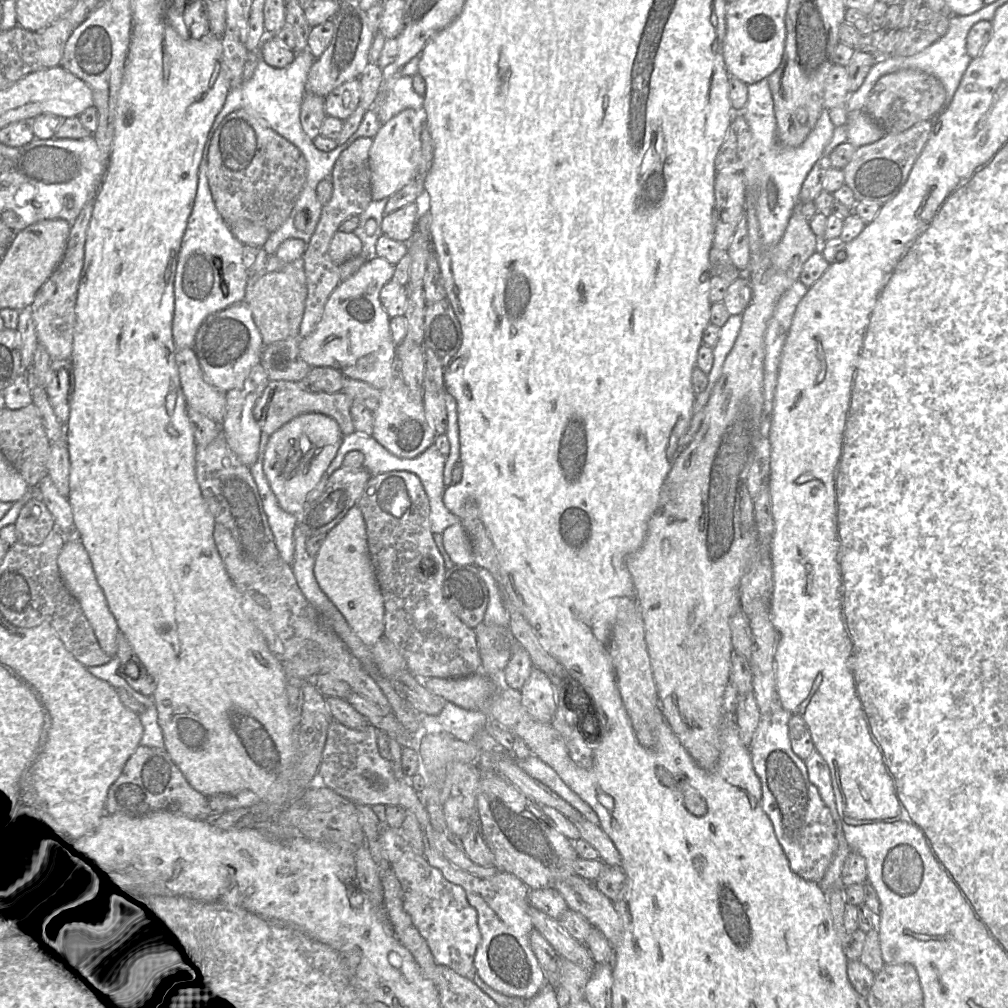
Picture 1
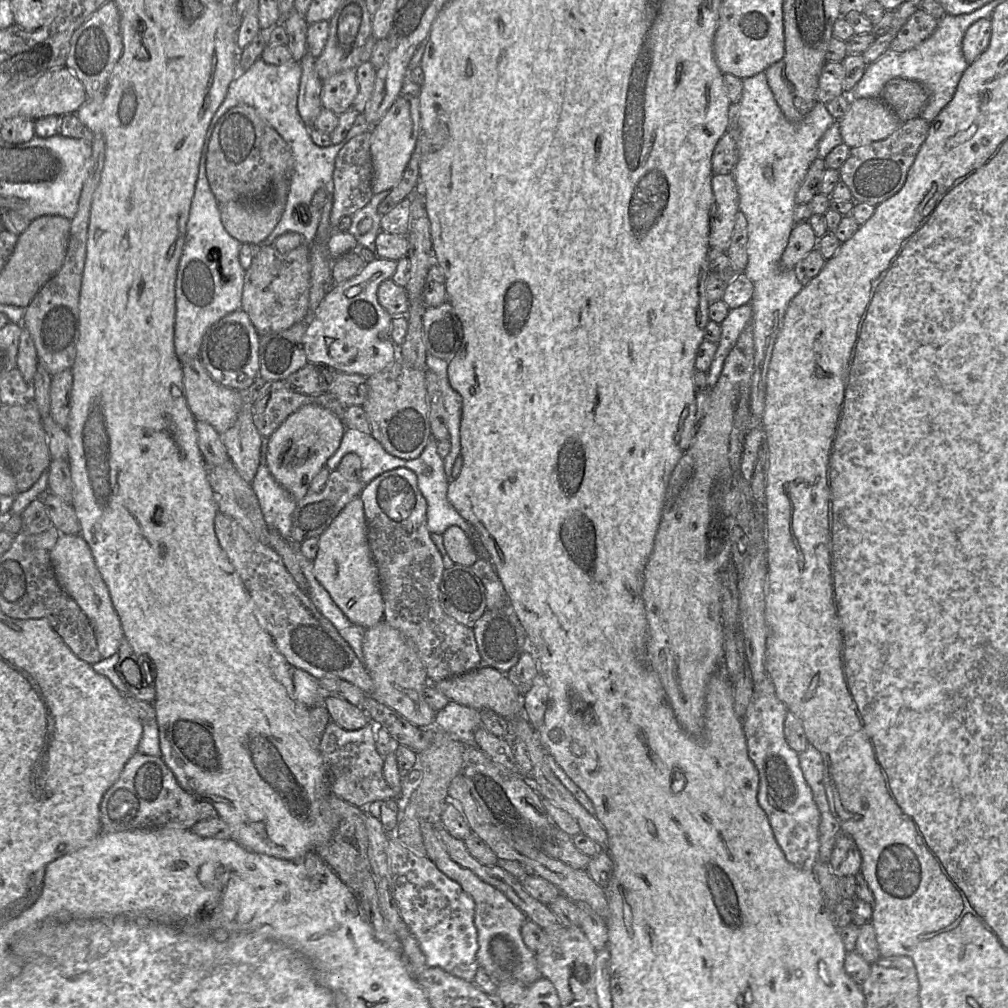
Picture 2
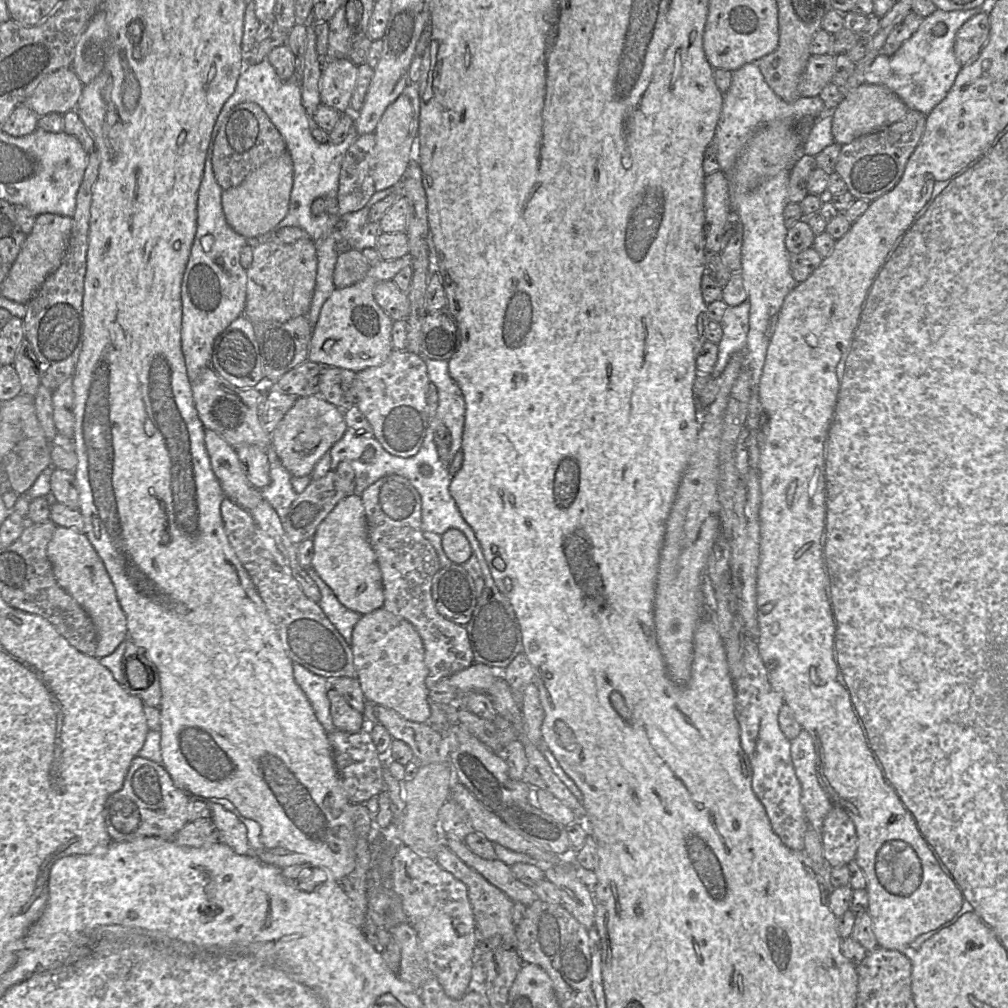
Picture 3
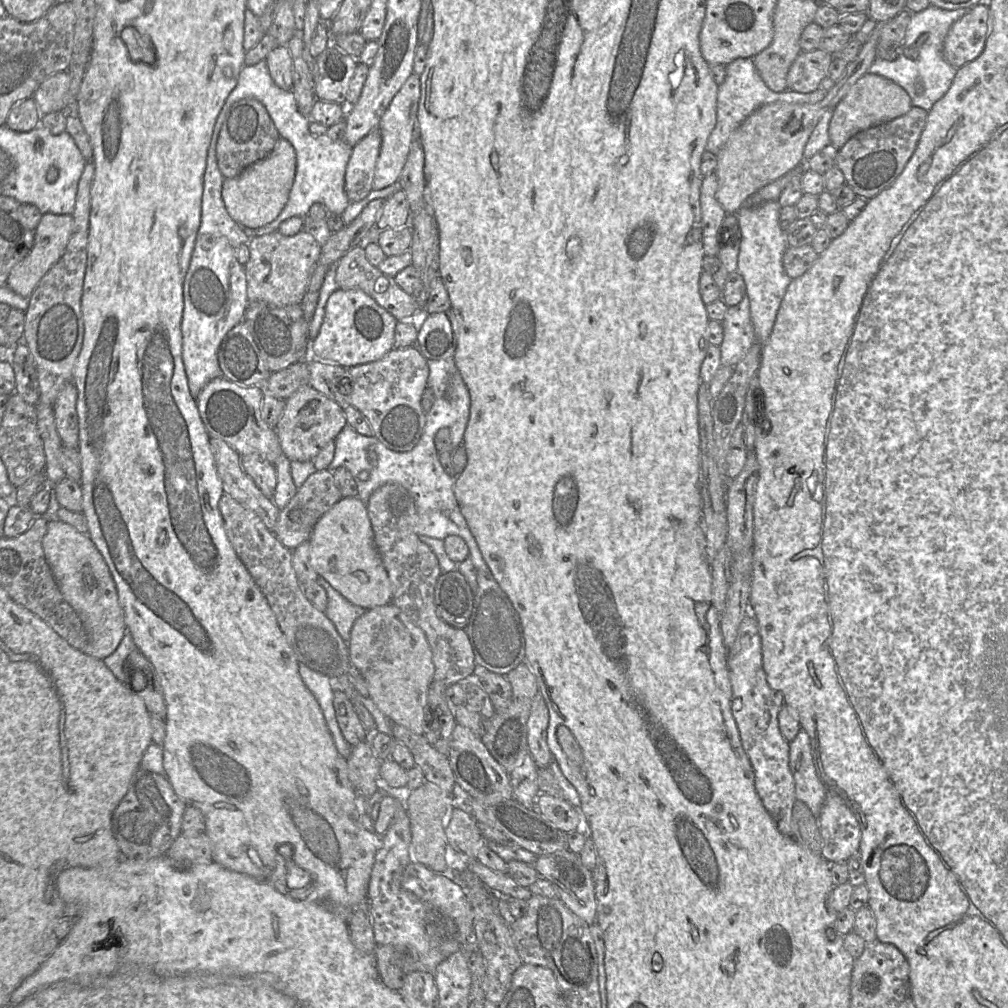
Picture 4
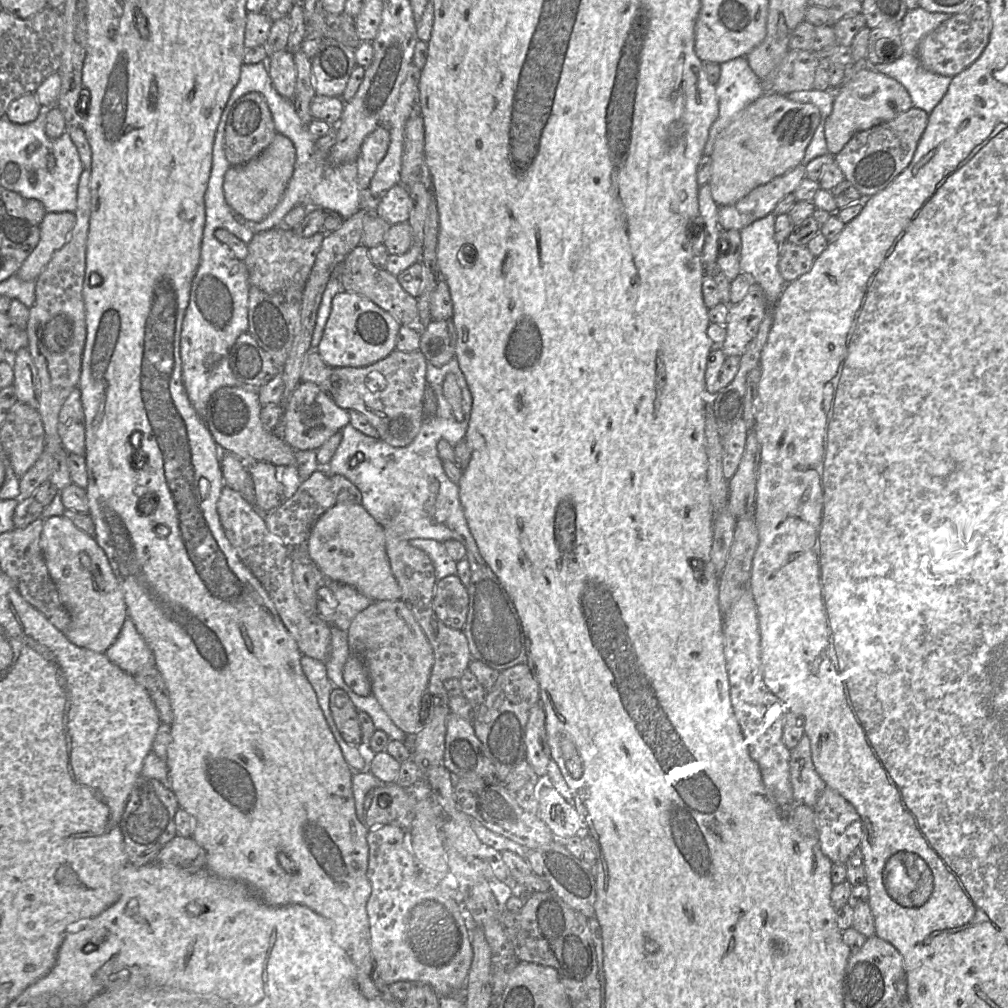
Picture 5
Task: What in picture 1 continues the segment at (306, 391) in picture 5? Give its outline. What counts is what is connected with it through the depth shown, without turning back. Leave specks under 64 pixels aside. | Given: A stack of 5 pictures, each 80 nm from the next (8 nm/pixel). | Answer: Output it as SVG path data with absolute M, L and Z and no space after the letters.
M321 413L301 414L269 436L263 471L284 511L295 515L302 510L307 494L325 474L343 437L336 420Z

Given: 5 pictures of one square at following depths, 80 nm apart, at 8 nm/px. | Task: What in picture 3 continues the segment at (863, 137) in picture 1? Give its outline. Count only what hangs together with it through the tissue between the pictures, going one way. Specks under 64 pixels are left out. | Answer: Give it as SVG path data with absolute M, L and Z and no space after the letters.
M863 83L846 91L844 99L832 111L832 135L834 142L843 146L856 138L878 132L903 120L909 108L890 89L881 85Z

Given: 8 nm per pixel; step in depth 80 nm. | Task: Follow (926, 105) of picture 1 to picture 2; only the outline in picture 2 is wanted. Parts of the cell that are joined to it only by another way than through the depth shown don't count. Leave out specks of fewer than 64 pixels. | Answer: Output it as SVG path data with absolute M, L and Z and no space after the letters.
M903 78L889 80L879 96L902 123L921 117L928 98L929 93L922 84Z

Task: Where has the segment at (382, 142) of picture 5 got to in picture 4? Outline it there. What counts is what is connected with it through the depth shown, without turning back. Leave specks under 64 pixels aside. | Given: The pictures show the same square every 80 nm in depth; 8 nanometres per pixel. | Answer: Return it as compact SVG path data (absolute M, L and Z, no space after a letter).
M374 129L352 148L344 183L350 203L364 199L372 191L381 142L379 129Z

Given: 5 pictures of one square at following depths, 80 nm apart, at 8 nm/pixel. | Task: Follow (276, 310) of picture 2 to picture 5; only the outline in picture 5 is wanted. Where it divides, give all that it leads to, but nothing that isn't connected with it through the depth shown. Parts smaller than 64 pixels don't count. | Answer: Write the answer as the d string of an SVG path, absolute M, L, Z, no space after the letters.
M281 228L253 234L247 244L248 255L243 261L249 274L250 285L268 294L276 294L288 287L304 289L325 234L321 231L309 237L301 237L291 229Z

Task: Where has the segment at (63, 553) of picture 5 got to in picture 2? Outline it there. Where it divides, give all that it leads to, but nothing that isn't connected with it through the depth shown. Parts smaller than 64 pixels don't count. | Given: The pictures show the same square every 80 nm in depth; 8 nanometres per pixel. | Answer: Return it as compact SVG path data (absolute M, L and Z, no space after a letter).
M61 534L50 554L54 573L62 589L86 614L94 629L102 659L118 652L124 638L120 617L115 610L107 584L99 572L88 543L80 534Z

